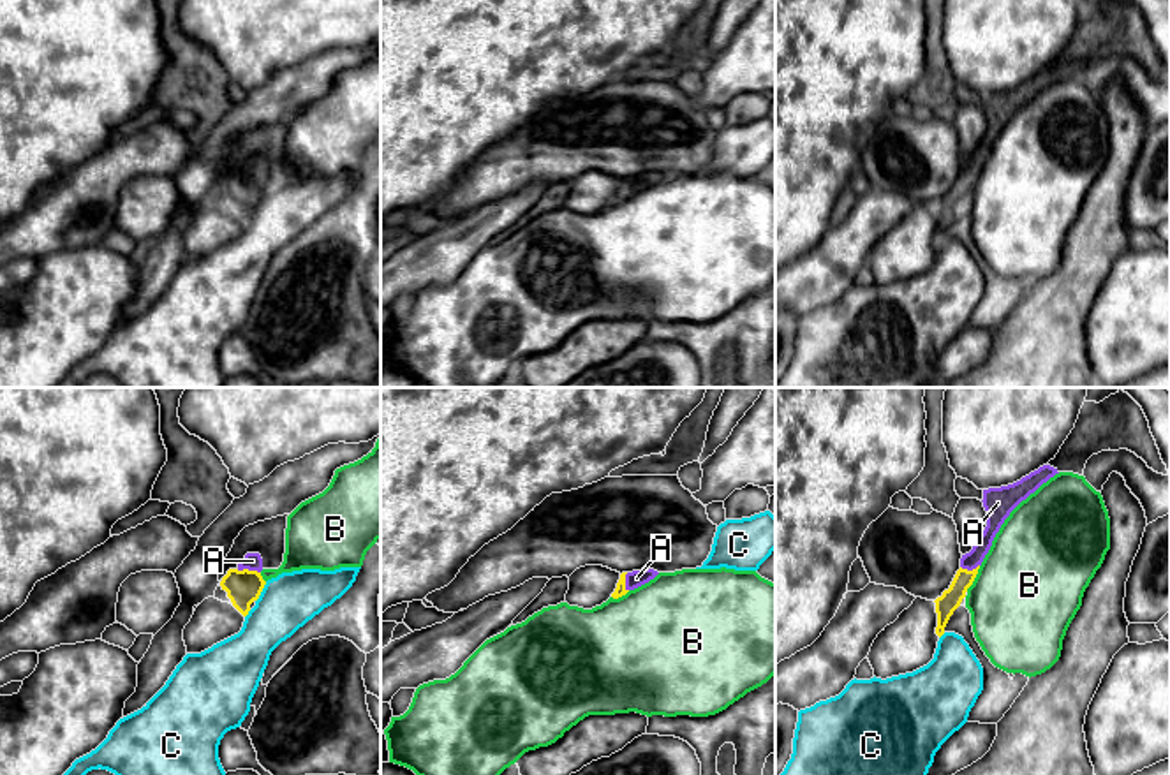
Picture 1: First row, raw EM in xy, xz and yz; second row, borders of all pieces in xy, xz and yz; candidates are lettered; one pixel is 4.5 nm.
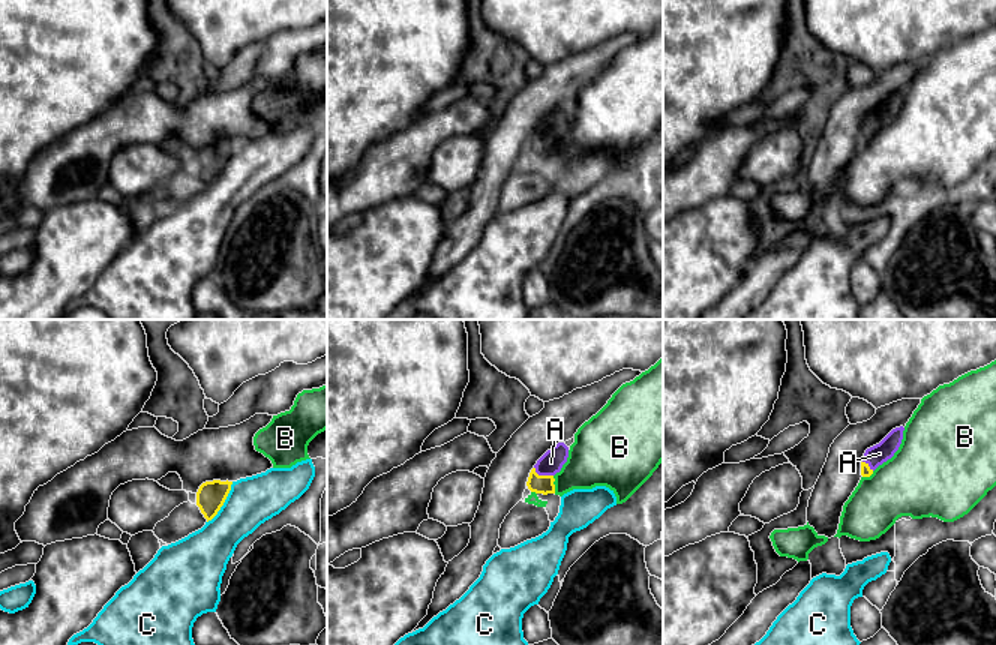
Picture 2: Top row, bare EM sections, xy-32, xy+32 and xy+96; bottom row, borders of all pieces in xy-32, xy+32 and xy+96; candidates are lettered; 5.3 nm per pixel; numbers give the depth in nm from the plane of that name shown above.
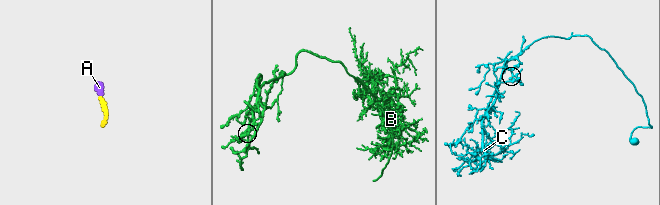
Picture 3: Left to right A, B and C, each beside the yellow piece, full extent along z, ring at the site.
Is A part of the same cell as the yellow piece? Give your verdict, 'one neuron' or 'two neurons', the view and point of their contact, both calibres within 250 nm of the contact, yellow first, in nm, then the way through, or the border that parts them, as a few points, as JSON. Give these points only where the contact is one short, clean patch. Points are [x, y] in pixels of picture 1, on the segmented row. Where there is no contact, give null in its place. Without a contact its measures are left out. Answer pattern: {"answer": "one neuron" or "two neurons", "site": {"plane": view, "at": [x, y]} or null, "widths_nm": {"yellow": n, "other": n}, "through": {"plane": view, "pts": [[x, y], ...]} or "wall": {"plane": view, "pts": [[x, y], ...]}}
{"answer": "one neuron", "site": {"plane": "xy", "at": [247, 569]}, "widths_nm": {"yellow": 160, "other": 80}, "through": {"plane": "xy", "pts": [[244, 587], [247, 569], [252, 560]]}}

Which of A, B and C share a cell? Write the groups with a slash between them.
A / B / C

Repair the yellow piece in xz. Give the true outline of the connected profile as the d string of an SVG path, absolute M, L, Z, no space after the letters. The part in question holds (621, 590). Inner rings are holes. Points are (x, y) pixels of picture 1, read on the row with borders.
M641 569L633 572L622 572L617 583L615 592L611 594L613 599L626 595L629 590L634 590L650 579L654 579L659 572L654 569Z

